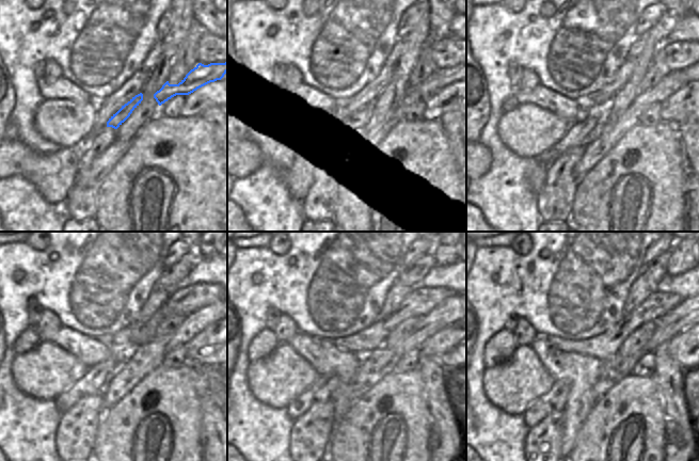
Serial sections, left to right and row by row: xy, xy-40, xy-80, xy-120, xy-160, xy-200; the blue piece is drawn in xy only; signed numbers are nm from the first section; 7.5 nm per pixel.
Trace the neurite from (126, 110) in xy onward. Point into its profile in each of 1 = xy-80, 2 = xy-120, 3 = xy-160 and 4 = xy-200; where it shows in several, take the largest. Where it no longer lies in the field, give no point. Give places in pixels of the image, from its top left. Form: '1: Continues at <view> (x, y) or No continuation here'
1: Continues at xy-80 (583, 126)
2: Continues at xy-120 (93, 382)
3: Continues at xy-160 (324, 385)
4: Continues at xy-200 (553, 400)

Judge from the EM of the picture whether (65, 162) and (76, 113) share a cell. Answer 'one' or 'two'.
two

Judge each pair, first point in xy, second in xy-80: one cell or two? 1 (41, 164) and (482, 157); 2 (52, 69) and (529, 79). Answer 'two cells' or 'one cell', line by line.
1: one cell
2: one cell

